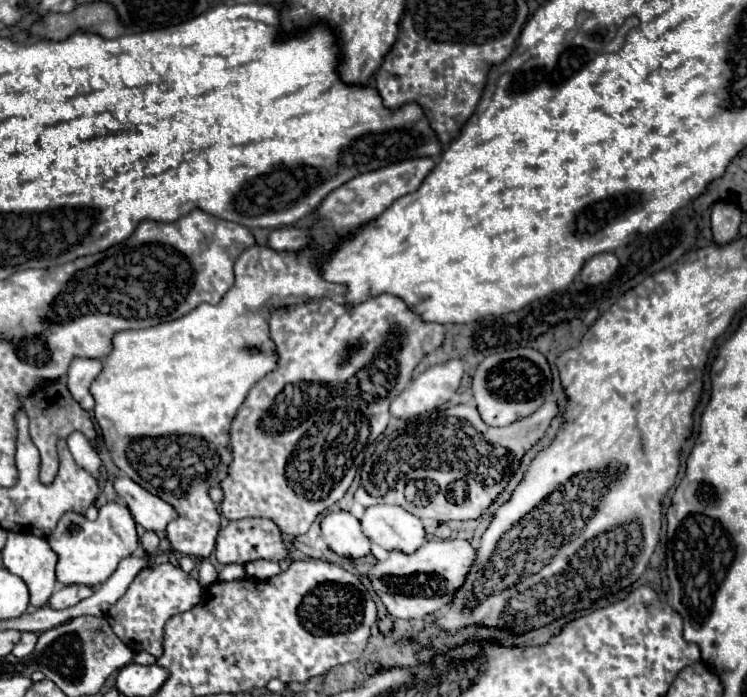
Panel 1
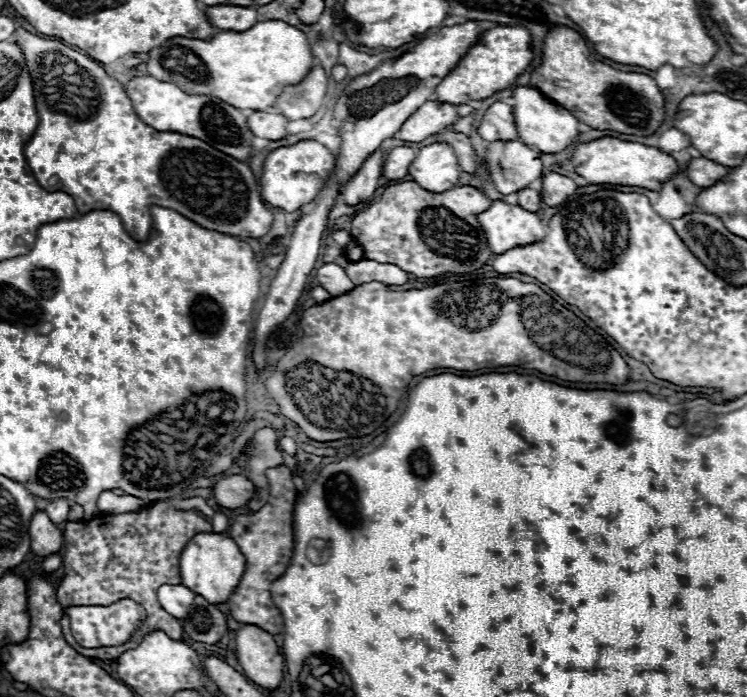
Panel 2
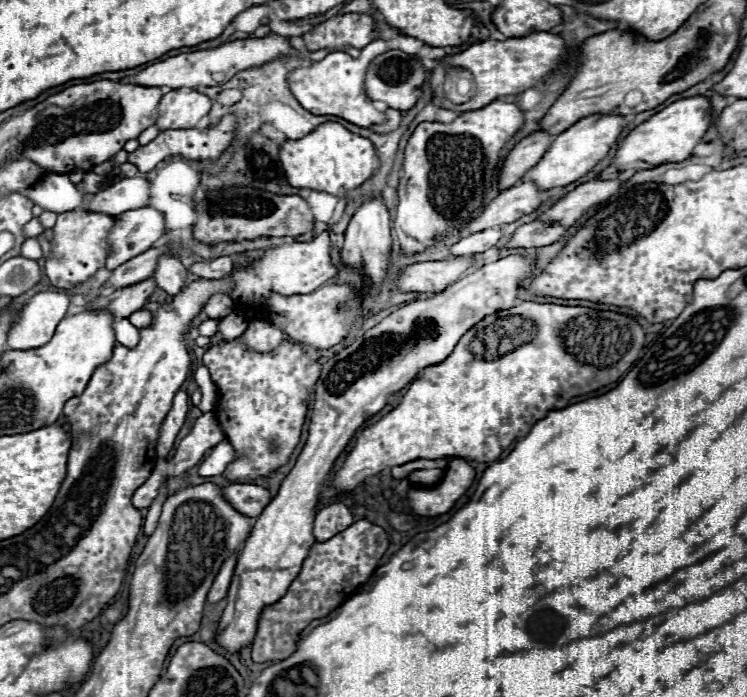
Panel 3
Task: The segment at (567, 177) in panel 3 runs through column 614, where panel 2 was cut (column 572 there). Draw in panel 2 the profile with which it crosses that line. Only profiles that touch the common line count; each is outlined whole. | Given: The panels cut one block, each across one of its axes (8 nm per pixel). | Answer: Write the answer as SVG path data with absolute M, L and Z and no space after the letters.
M516 86L512 94L512 102L514 102L512 108L514 108L518 140L522 140L528 146L536 146L544 154L556 154L564 150L576 140L578 130L580 133L591 128L582 122L579 122L578 126L578 120L566 108L548 100L546 96L542 96L542 92L538 92L538 88L532 88L532 86Z

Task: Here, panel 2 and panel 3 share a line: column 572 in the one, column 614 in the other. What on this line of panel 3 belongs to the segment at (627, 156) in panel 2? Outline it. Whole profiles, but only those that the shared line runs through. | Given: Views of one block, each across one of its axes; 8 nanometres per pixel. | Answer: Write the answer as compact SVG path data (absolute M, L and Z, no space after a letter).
M692 96L678 100L664 108L662 112L654 114L650 120L642 122L636 126L616 148L616 154L612 158L612 164L618 168L618 172L626 172L630 168L634 170L644 170L646 168L656 168L660 164L670 164L670 162L682 162L686 160L694 146L700 142L700 138L706 134L710 126L710 102L704 96Z

